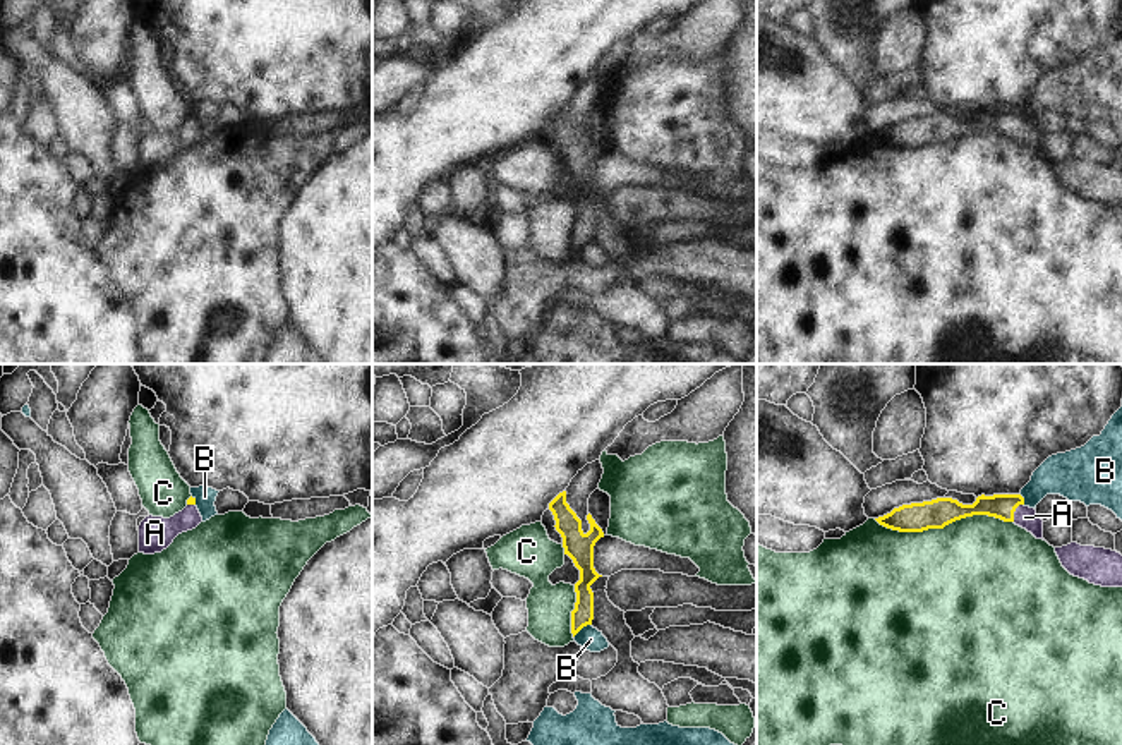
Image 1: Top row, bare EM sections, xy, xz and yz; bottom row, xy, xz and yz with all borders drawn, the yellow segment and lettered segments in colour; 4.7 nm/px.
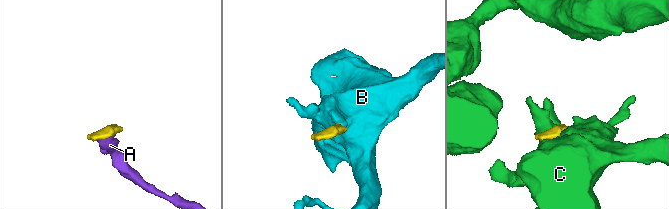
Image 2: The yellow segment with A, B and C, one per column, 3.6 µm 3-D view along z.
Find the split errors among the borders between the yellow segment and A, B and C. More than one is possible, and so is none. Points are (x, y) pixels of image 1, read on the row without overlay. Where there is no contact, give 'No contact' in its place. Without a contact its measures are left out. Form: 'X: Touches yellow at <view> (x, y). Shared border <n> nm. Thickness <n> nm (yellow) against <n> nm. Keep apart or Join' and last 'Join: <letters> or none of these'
A: Touches yellow at yz (1014, 126). Shared border 100 nm. Thickness 120 nm (yellow) against 100 nm. Join
B: Touches yellow at xz (582, 242). Shared border 110 nm. Thickness 100 nm (yellow) against 110 nm. Keep apart
C: Touches yellow at yz (944, 141). Shared border 650 nm. Thickness 140 nm (yellow) against 500 nm. Keep apart
Join: A

